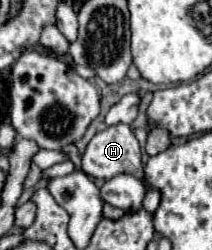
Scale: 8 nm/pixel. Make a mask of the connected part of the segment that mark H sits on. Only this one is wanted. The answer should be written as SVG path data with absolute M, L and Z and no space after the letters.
M116 124L98 132L82 154L82 170L92 178L104 180L118 174L132 174L144 180L140 144L130 126Z

